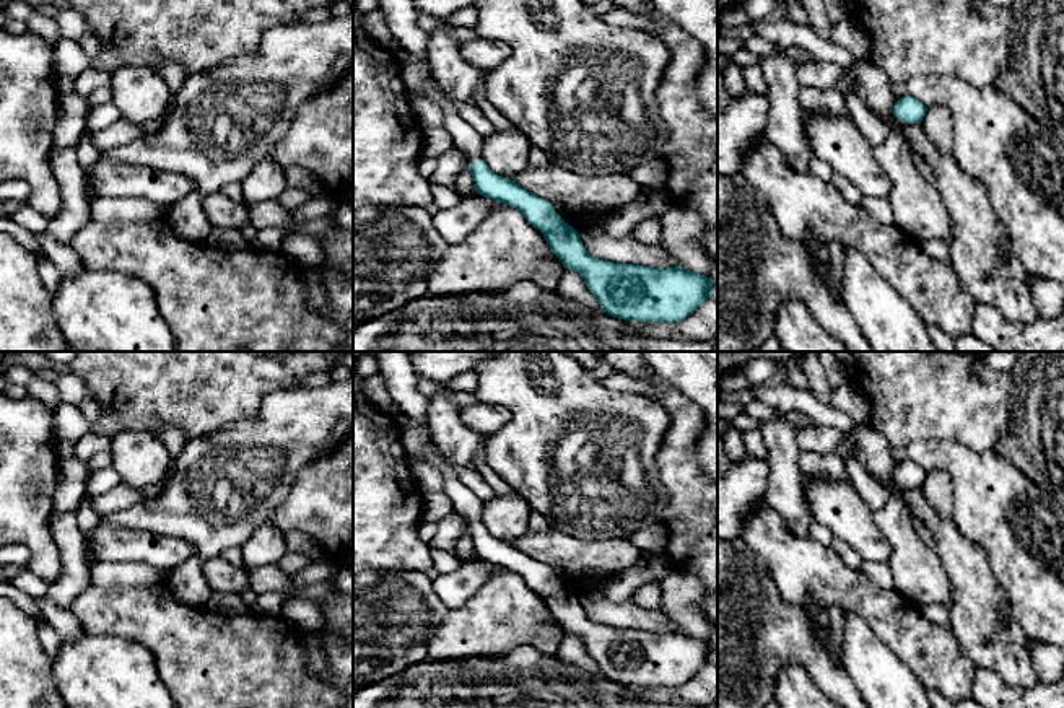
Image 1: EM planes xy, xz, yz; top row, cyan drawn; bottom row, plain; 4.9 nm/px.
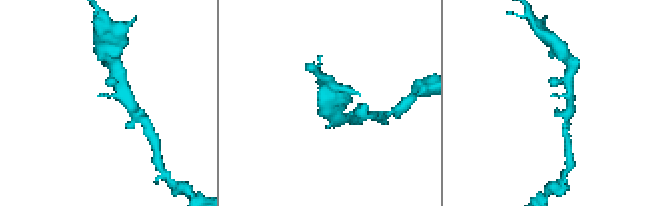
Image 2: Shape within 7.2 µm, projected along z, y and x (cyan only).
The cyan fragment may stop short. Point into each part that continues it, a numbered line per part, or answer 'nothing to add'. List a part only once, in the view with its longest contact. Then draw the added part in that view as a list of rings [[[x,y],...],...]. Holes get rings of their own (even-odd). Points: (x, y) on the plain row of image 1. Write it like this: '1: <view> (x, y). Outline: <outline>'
1: xz (466, 503). Outline: [[[431,439],[428,443],[428,448],[415,457],[436,465],[443,472],[443,492],[451,498],[454,513],[460,514],[470,527],[482,524],[483,501],[460,482],[454,467],[443,459],[443,454]]]

